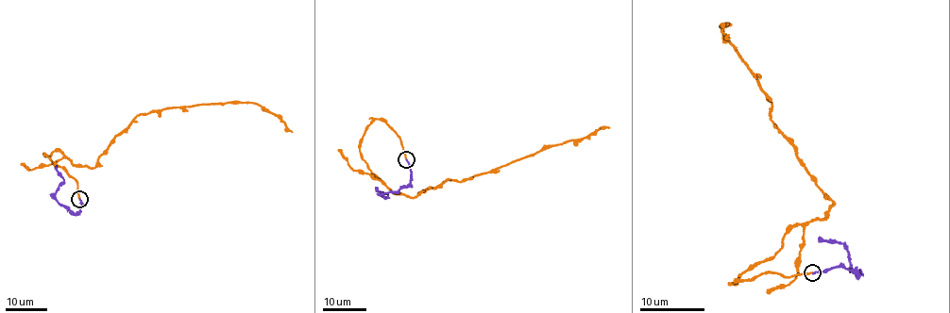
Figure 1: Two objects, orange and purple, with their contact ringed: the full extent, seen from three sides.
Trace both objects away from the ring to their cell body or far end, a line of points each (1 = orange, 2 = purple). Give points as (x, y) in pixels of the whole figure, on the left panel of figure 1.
1: (79, 199), (75, 179), (44, 154), (59, 151), (74, 165), (92, 167), (141, 114), (252, 103), (293, 132)
2: (79, 199), (81, 207), (75, 213), (59, 202), (56, 193), (63, 181), (57, 165)

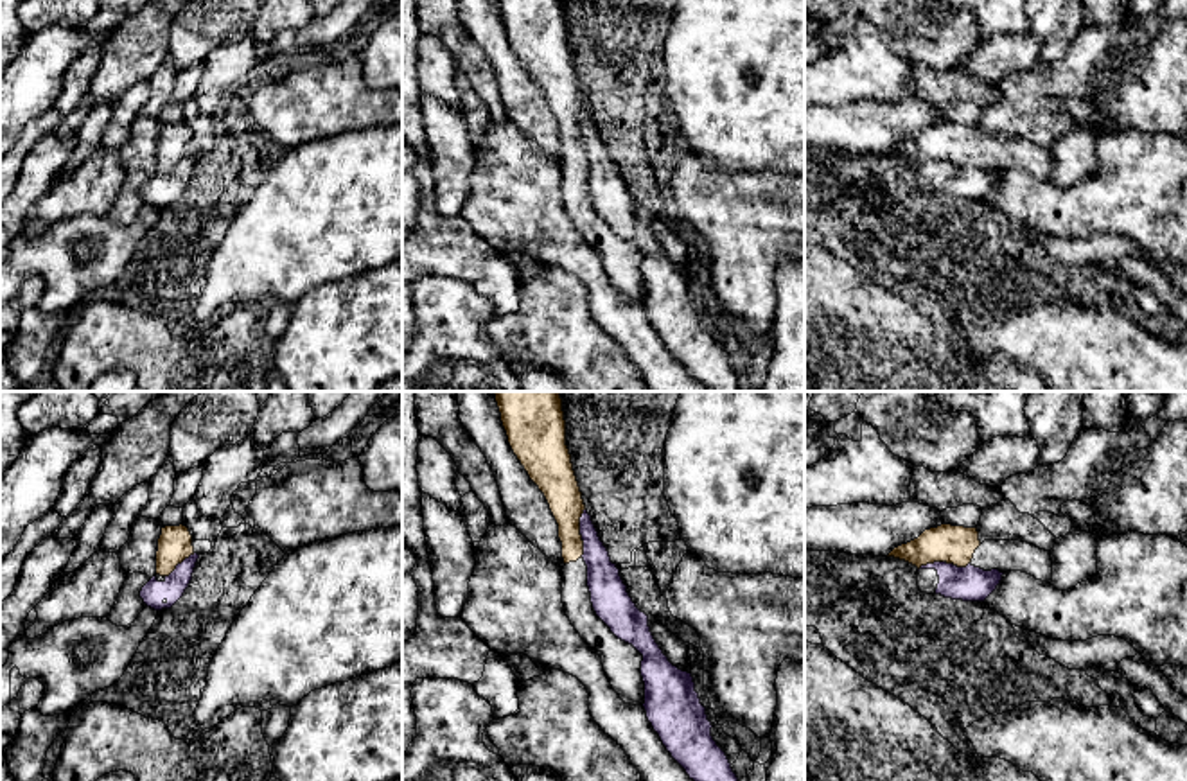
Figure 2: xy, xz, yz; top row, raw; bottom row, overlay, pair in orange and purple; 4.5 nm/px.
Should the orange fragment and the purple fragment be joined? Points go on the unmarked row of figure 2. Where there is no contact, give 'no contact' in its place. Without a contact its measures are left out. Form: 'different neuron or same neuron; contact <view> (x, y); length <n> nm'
different neuron; contact yz (943, 158); length 240 nm

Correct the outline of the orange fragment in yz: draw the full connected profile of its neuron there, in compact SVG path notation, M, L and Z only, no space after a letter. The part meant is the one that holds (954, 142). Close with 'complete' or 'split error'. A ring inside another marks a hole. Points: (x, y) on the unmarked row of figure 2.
M941 122L894 145L887 154L905 158L918 167L934 160L946 160L957 165L972 162L984 169L1022 169L1036 178L1052 180L1051 149L1022 138L980 140L977 126Z; split error

